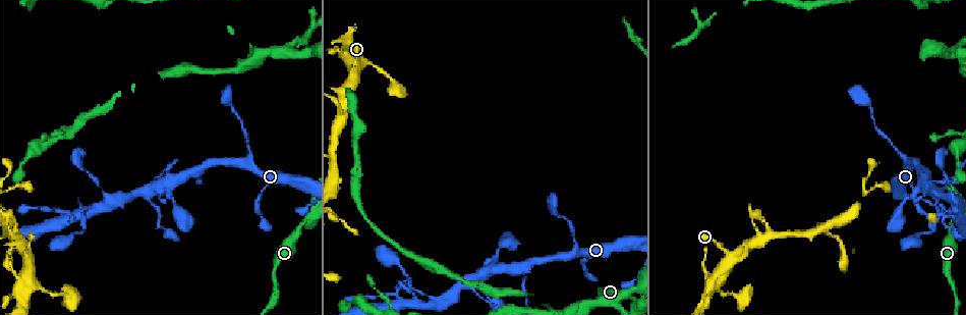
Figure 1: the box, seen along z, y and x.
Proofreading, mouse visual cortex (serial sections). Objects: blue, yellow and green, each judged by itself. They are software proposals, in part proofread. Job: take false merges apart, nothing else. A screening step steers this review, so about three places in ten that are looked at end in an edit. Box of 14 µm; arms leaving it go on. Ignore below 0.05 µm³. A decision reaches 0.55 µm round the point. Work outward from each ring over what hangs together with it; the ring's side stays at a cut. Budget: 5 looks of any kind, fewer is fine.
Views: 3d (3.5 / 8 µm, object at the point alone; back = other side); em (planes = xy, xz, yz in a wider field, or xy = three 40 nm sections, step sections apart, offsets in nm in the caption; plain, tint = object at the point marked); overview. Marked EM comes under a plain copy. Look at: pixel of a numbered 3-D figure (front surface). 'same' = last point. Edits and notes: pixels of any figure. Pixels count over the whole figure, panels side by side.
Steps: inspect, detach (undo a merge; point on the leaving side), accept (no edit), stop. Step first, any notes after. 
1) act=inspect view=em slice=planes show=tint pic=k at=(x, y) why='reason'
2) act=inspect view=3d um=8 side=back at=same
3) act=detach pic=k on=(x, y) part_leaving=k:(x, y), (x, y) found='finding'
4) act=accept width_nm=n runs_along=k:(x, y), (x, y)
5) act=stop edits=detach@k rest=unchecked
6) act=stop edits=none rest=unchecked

act=inspect view=3d um=8 pic=1 at=(305, 222) why='side arm on a straight run'

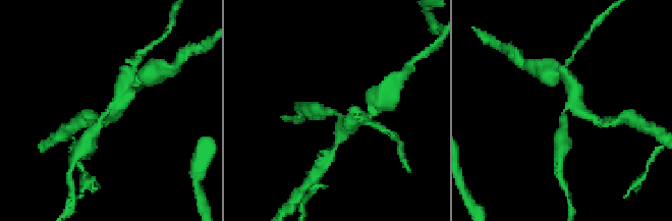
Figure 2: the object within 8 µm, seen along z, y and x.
act=inspect view=em slice=xy step=2 show=tint pic=2 at=(109, 110) arms=3 arm_widths_nm=300,400,450 why='shape alone is not enough'

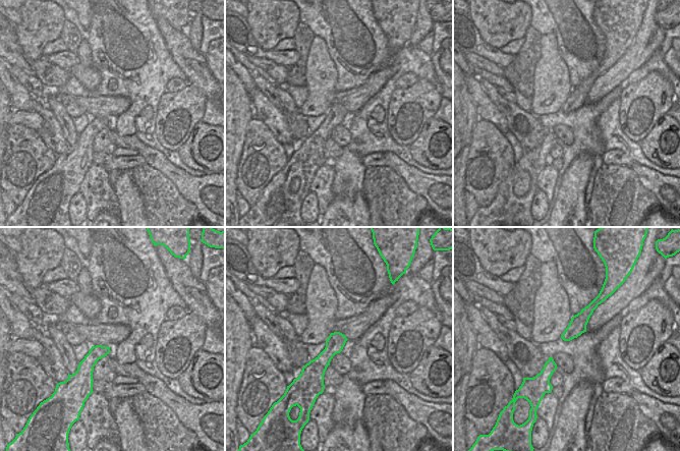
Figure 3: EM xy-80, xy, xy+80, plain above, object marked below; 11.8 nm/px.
act=detach pic=2 on=(554, 73) found='two cells meet here'

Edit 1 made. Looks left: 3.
act=inspect view=3d um=3.5 pic=1 at=(575, 247) why='small branch off a trunk'

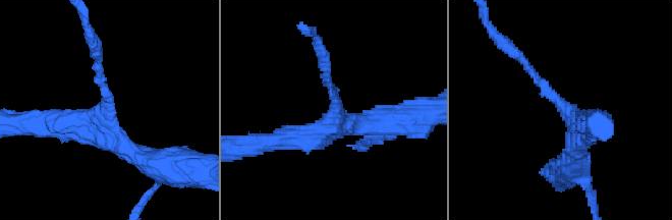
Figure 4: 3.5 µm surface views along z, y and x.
act=inspect view=em slice=xy step=3 show=tint pic=4 at=(338, 114)

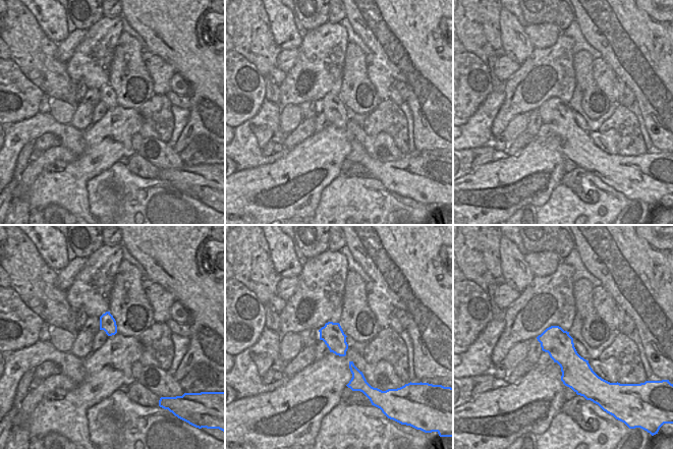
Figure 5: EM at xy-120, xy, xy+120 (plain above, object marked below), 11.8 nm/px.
act=accept arm_widths_nm=150,350,350 runs_along=4:(576, 158), (578, 126), (521, 58) found='one cell here'

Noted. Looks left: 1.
act=stop edits=detach@2 rest=unchecked

